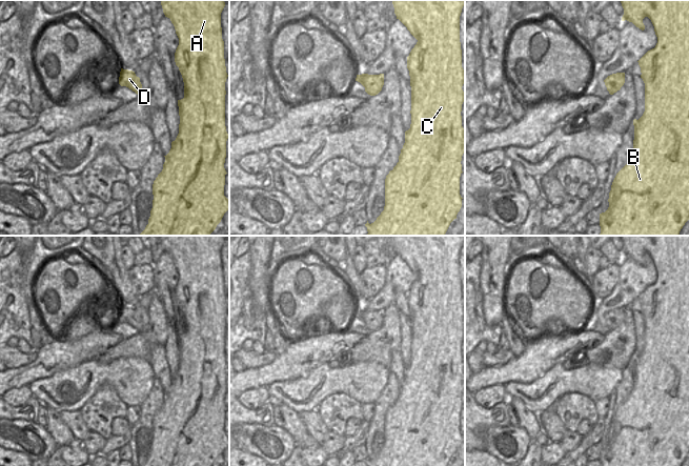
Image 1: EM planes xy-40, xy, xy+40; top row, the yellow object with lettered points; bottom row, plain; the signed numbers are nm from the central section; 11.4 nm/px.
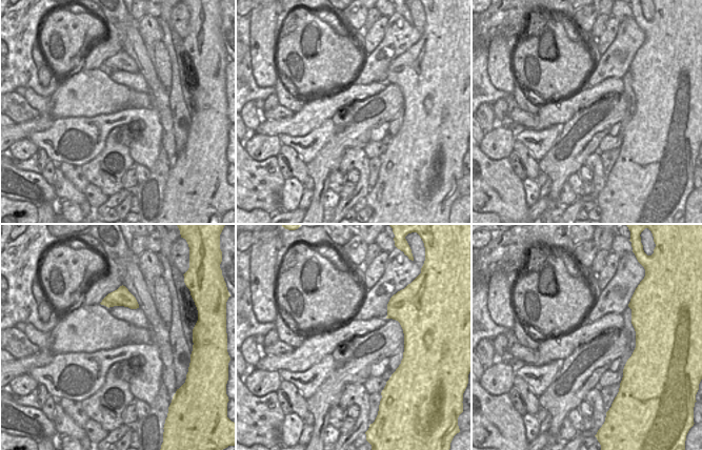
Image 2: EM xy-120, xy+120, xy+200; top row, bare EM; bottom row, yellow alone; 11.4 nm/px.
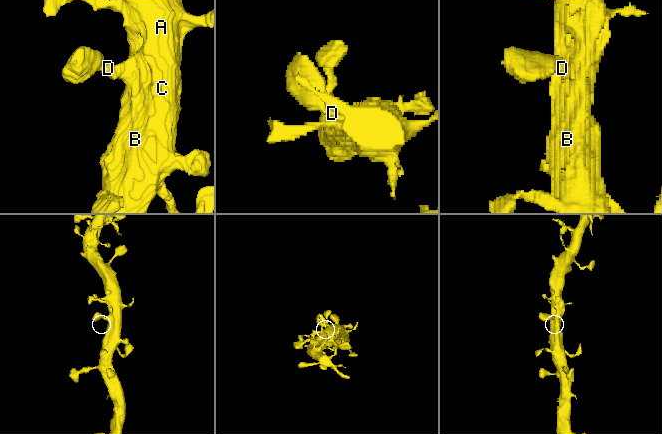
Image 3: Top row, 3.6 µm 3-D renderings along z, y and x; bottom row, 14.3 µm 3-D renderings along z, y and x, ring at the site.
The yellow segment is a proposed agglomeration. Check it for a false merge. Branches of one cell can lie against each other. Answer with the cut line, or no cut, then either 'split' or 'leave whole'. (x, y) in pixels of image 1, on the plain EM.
no cut | leave whole

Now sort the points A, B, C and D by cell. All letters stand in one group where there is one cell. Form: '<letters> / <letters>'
A B C D

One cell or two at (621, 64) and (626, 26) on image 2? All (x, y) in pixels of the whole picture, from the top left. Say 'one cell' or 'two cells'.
one cell

